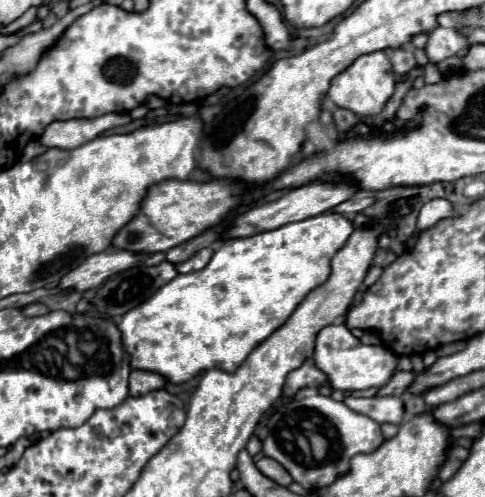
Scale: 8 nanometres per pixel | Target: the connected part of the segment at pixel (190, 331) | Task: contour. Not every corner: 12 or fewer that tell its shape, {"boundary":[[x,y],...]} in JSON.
{"boundary":[[353,225],[223,241],[117,323],[131,369],[235,371]]}

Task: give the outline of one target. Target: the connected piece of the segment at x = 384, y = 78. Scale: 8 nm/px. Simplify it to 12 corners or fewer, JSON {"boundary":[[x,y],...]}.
{"boundary":[[385,51],[357,57],[327,91],[359,117],[375,117],[395,91]]}

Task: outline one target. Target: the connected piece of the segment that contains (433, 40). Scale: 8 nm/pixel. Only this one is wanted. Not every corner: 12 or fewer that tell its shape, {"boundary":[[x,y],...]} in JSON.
{"boundary":[[457,29],[427,33],[431,63],[455,55],[469,41]]}

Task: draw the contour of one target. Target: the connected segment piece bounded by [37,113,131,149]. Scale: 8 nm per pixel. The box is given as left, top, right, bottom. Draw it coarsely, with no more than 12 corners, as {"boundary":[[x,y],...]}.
{"boundary":[[129,113],[49,123],[37,139],[45,147],[75,149]]}

